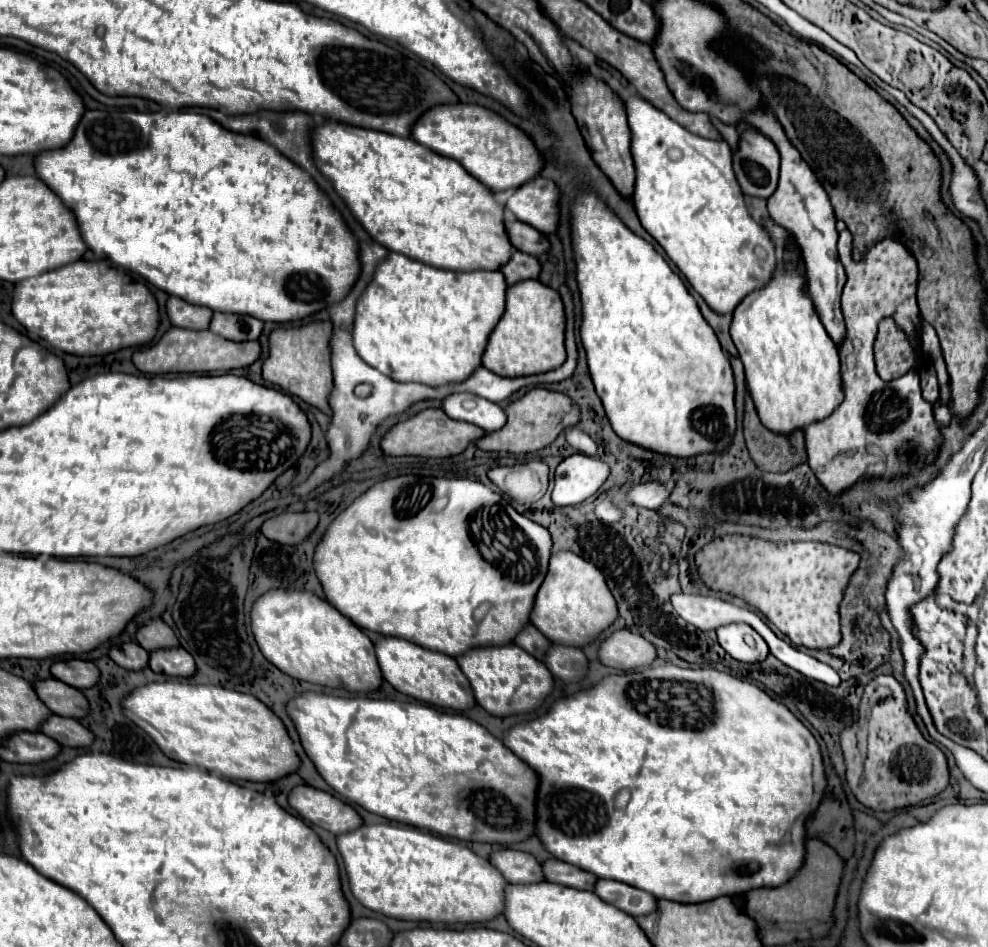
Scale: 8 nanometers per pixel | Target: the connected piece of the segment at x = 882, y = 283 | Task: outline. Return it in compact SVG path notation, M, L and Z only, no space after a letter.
M842 231L838 253L848 277L842 293L846 337L838 345L844 401L834 413L822 421L810 423L804 431L808 465L828 491L844 491L844 487L852 487L862 475L890 477L896 473L918 471L934 459L940 439L932 407L920 395L918 371L912 369L894 381L882 381L874 369L872 343L876 339L878 323L886 317L894 319L894 323L908 335L912 347L920 347L922 323L916 305L916 259L892 237L878 241L860 263L852 261L850 251L852 237L848 231Z

